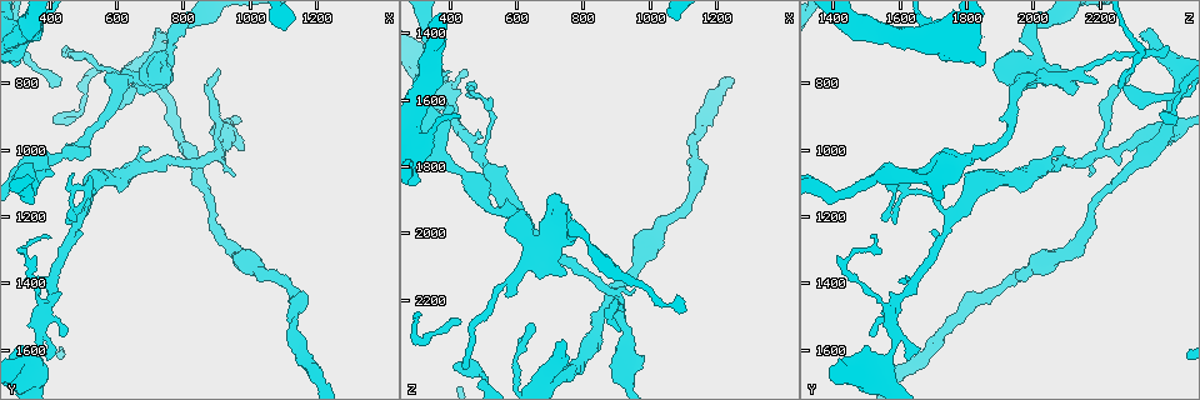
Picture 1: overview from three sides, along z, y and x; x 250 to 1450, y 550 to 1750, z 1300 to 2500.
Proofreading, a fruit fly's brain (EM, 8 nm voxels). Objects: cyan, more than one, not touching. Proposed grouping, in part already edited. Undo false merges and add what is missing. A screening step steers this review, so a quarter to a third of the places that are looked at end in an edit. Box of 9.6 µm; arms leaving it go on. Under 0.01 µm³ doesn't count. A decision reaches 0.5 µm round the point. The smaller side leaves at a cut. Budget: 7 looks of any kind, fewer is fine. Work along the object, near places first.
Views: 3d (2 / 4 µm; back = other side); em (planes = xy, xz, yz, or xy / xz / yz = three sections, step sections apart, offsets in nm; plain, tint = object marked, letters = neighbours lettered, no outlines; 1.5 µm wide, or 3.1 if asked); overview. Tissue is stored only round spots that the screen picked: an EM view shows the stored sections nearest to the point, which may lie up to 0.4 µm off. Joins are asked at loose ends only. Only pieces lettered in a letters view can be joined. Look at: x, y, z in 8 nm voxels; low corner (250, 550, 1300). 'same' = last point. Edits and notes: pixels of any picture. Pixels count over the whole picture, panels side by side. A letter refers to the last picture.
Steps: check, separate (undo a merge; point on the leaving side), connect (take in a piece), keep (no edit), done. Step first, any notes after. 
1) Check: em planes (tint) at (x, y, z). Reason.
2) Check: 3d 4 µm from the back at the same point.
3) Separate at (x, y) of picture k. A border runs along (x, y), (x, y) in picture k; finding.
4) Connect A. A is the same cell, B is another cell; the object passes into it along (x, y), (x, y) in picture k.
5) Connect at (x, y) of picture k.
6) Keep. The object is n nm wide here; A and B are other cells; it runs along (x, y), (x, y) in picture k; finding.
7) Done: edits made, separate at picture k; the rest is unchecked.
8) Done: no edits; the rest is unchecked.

Check: em planes (letters) at (480, 1070, 1560). Thin end.

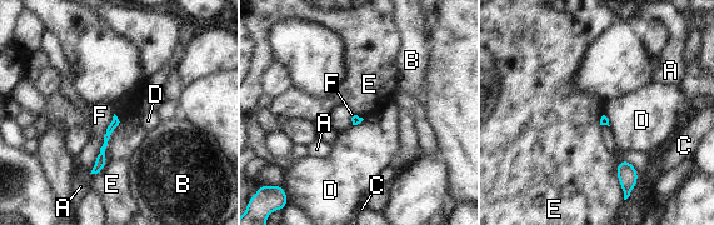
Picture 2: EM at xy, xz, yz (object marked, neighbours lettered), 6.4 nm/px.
Keep. A, B, C, D, E and F are other cells; a border runs along (114, 113), (105, 165), (90, 174) in picture 2; none of them fits.

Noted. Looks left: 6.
Check: 3d 2 µm from the back at (750, 670, 2330).

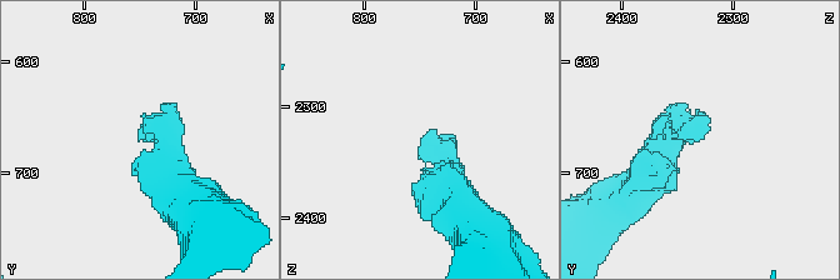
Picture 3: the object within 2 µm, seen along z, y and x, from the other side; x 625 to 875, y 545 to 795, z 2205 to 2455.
Check: em planes (letters) at (752, 668, 2328).

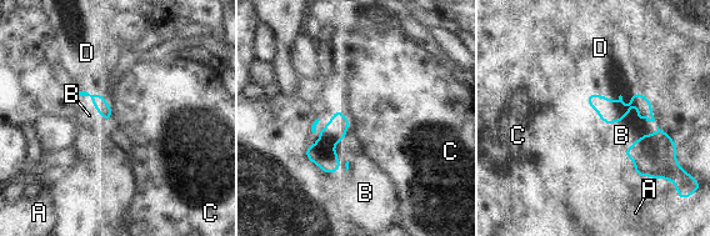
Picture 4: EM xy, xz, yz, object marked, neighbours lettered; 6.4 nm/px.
Connect D. D is the same cell, A, B and C are other cells; the neuron continues.

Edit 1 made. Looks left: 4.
Check: overview.

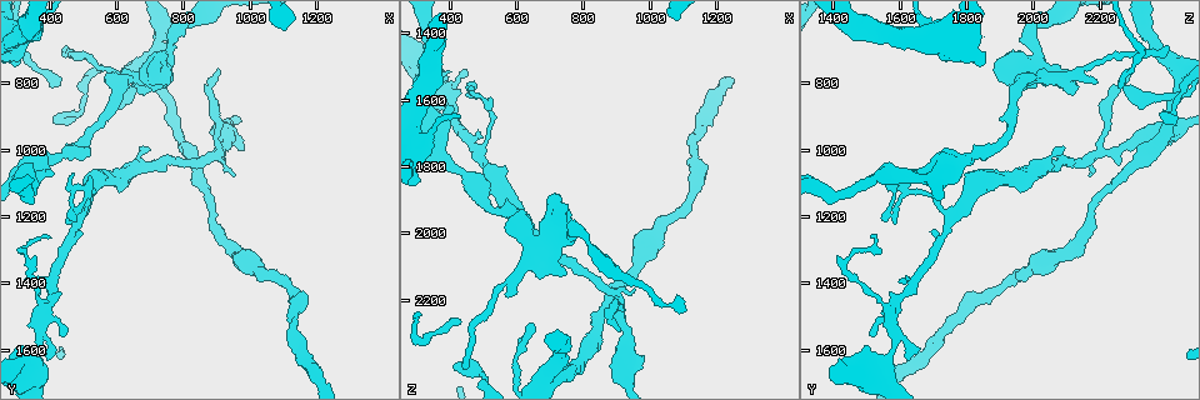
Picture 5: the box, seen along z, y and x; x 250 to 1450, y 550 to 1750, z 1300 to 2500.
Check: em planes (letters) at (510, 830, 2450). Thin neck.

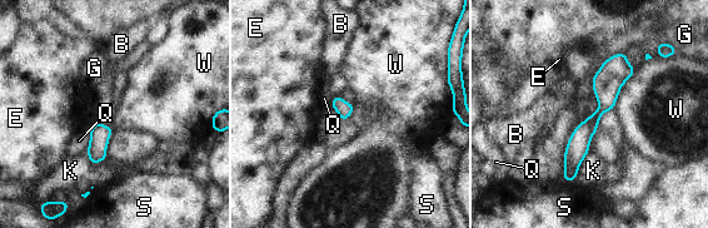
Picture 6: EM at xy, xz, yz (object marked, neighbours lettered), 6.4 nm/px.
Keep. B, E, G, K, Q, S and W are other cells; a border runs along (636, 70), (623, 84), (613, 108) in picture 6; all the same neuron.

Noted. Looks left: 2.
Done: edits made, connect at picture 4; the rest is unchecked.

